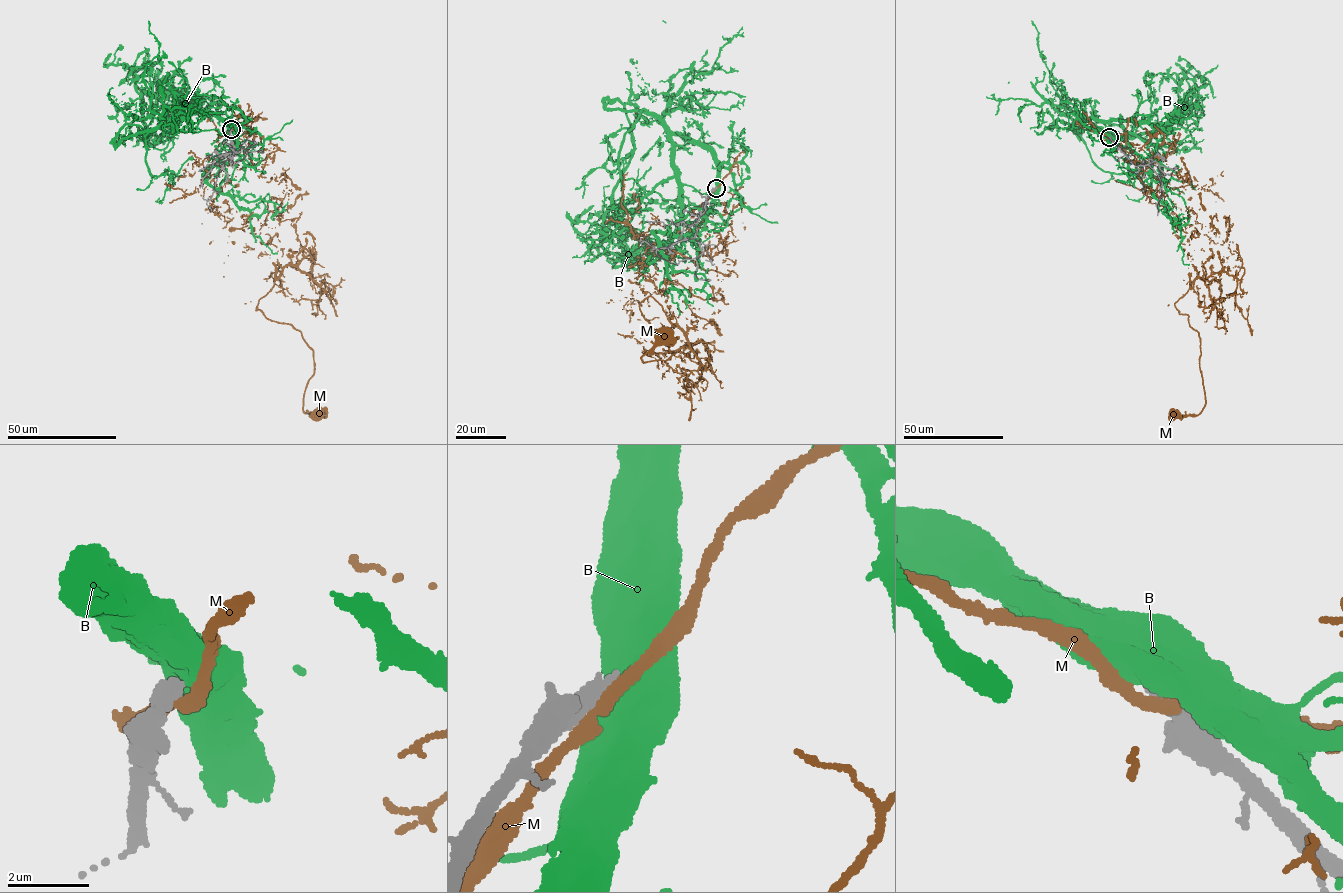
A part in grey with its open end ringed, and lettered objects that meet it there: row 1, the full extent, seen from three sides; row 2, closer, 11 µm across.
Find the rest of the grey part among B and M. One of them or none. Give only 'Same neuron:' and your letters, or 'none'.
Same neuron: none

